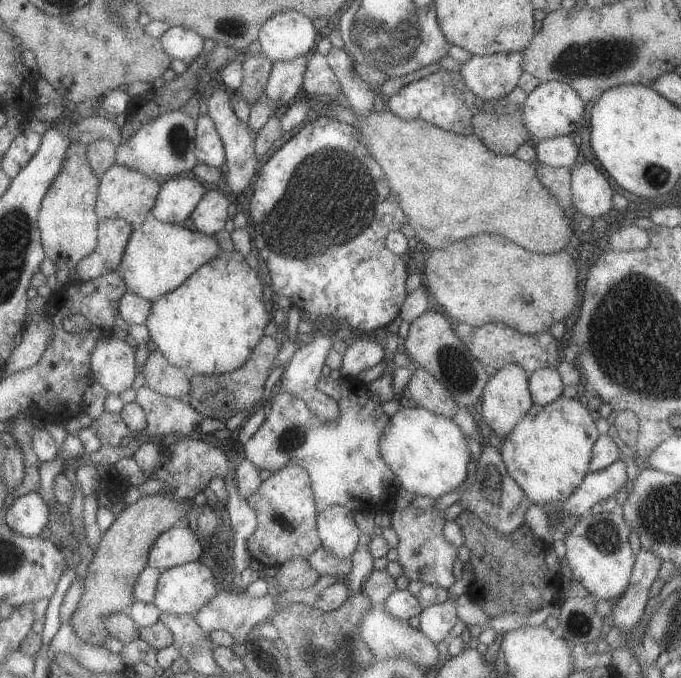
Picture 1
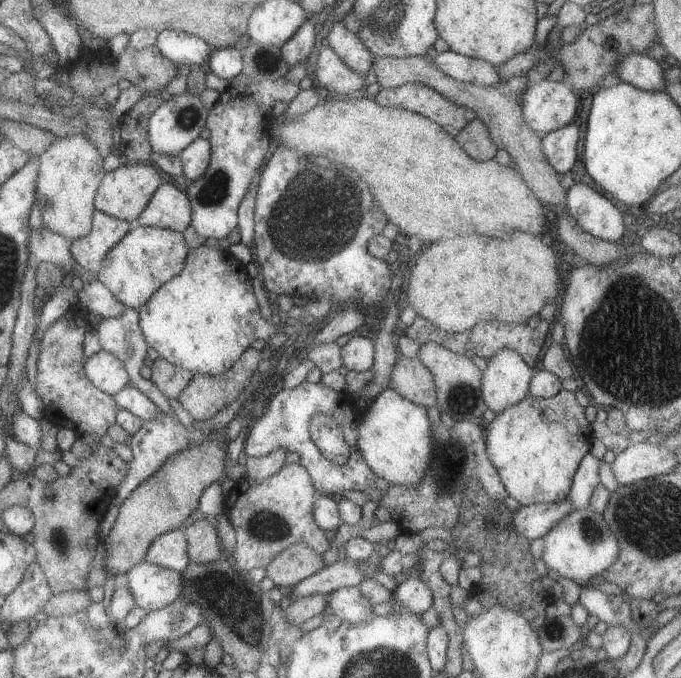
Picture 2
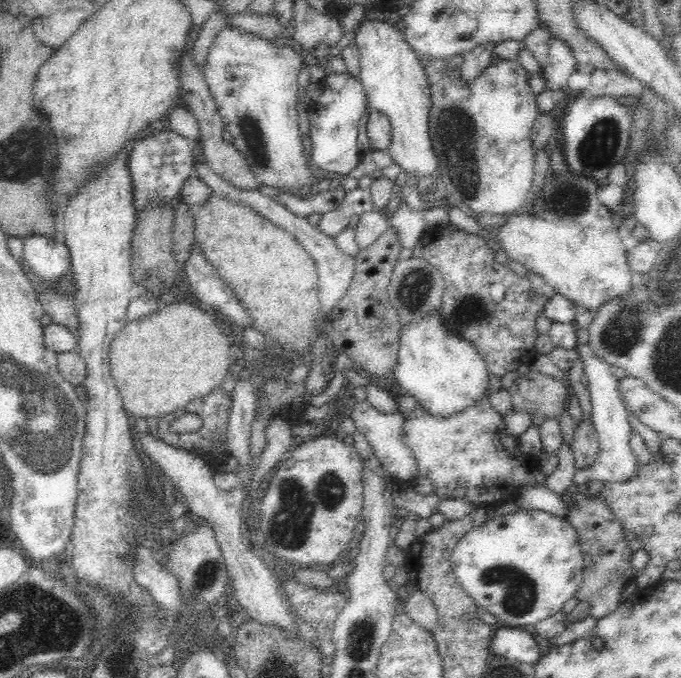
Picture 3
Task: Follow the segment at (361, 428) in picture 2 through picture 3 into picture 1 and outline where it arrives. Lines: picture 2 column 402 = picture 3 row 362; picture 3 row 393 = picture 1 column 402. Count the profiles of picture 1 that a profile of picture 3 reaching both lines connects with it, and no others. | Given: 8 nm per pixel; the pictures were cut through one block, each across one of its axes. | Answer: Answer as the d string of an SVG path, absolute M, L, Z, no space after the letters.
M420 406L403 407L389 417L389 422L385 424L385 430L379 438L379 454L383 462L391 468L395 478L399 480L402 490L411 492L415 497L431 496L436 499L460 487L466 480L466 466L470 461L470 455L467 452L468 445L465 437L461 428L449 417L433 414Z

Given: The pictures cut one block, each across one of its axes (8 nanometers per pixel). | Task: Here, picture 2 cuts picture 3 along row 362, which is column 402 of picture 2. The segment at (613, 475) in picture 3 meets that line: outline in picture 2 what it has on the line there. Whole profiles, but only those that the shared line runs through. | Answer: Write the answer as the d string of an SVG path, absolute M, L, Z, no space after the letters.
M408 577L392 592L396 603L409 612L420 615L432 608L432 594L426 584L418 578Z

